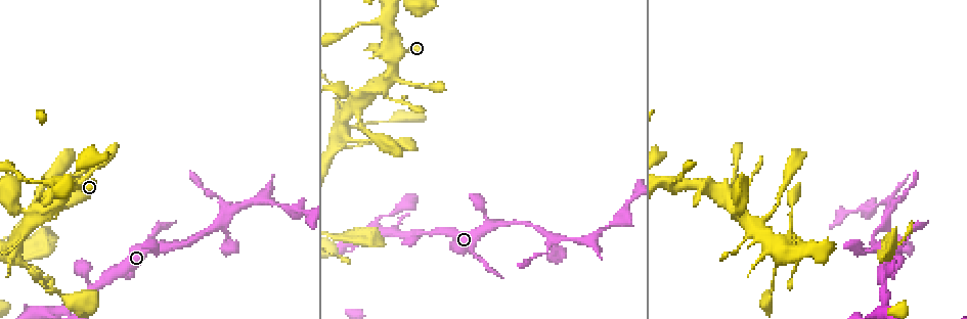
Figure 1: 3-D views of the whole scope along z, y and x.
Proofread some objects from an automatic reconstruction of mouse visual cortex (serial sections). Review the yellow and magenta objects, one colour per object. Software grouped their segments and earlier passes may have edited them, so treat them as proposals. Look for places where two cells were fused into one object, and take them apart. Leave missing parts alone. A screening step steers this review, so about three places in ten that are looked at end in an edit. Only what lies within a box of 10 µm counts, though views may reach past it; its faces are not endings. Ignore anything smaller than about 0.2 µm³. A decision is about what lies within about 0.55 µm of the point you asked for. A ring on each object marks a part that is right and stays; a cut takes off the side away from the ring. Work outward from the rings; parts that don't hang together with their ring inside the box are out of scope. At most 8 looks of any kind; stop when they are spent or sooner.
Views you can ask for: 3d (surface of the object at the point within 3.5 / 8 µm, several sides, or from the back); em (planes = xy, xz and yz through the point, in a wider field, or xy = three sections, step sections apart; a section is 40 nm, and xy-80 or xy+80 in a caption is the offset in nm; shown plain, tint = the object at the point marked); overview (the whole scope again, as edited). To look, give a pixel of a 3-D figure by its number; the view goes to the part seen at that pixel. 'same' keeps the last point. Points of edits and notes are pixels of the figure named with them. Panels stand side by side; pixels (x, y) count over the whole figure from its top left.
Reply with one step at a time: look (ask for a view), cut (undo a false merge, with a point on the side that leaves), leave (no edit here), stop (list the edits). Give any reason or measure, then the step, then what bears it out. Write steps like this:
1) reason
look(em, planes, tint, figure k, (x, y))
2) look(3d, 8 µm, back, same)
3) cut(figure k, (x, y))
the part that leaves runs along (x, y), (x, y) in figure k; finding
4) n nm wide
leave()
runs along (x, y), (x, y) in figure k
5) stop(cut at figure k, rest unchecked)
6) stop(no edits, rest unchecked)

narrows sharply
look(3d, 3.5 µm, figure 1, (882, 202))

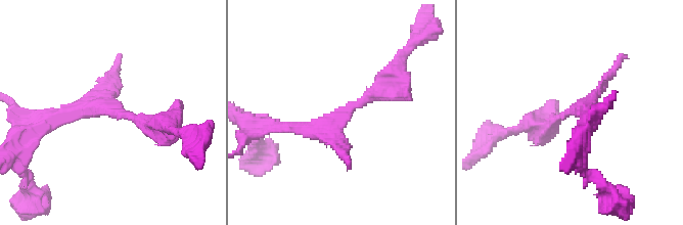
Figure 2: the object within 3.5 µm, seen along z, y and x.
shape alone is not enough
look(em, xy, step 5, tint, figure 2, (125, 112))

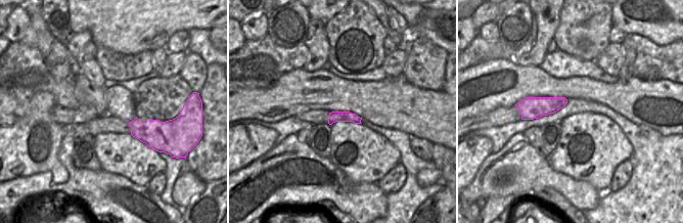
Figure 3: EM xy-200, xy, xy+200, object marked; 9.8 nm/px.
leave()
runs along (290, 126), (351, 109), (398, 65) in figure 2; continuous, no second cell

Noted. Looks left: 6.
three arms meet
look(3d, 3.5 µm, figure 1, (670, 182))

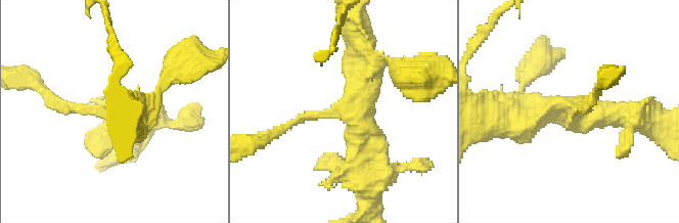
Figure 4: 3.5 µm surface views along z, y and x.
leave()
runs along (388, 172), (360, 148), (360, 64) in figure 4; continuous, no second cell

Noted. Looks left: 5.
looks like a crossing
look(3d, 3.5 µm, figure 1, (29, 227))

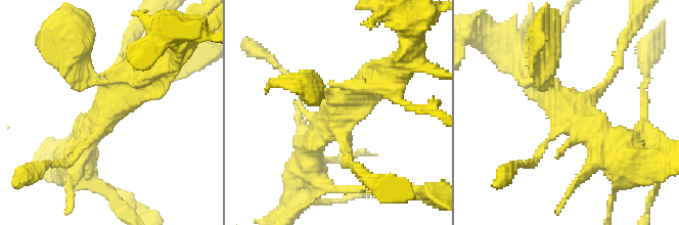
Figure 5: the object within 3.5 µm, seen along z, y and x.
need the tissue
look(em, planes, tint, figure 5, (108, 109))

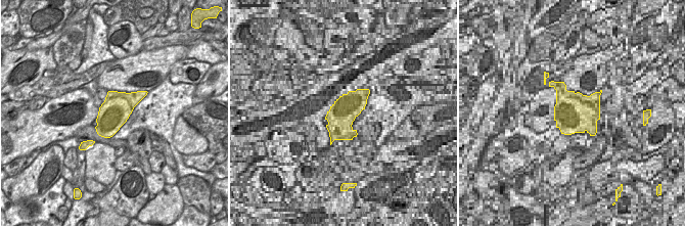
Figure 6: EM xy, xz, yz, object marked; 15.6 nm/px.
leave()
runs along (534, 70), (559, 103), (613, 153) in figure 5; one cell here

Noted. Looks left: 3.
stop(no edits, rest unchecked)

